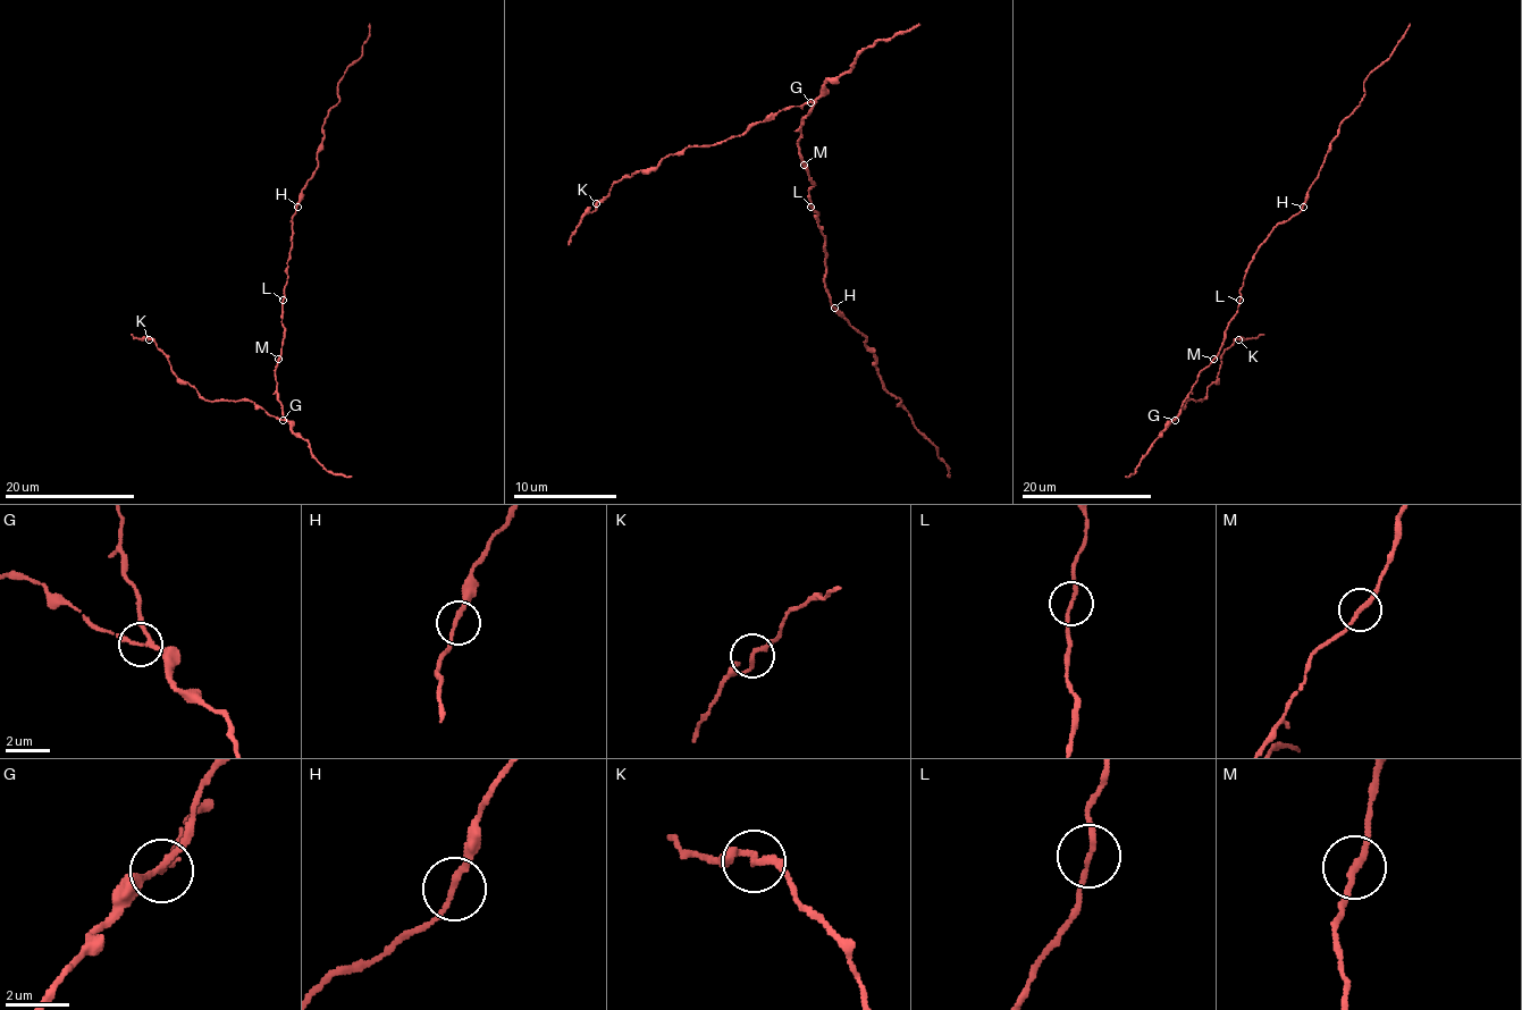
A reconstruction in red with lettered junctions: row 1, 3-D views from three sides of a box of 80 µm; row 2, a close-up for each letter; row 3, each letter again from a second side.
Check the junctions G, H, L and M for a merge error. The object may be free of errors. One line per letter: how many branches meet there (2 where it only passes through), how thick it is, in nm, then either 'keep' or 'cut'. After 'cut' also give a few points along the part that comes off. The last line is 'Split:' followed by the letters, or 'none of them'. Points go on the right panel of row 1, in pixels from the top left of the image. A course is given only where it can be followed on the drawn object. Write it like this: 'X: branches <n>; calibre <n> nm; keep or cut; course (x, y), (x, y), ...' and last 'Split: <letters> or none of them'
G: branches 3; calibre 160 nm; keep
H: branches 2; calibre 190 nm; keep
L: branches 2; calibre 160 nm; keep
M: branches 2; calibre 200 nm; keep
Split: none of them

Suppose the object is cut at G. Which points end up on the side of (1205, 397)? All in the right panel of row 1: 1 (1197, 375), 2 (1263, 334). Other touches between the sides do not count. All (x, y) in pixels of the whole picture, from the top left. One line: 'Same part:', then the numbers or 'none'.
Same part: 2

